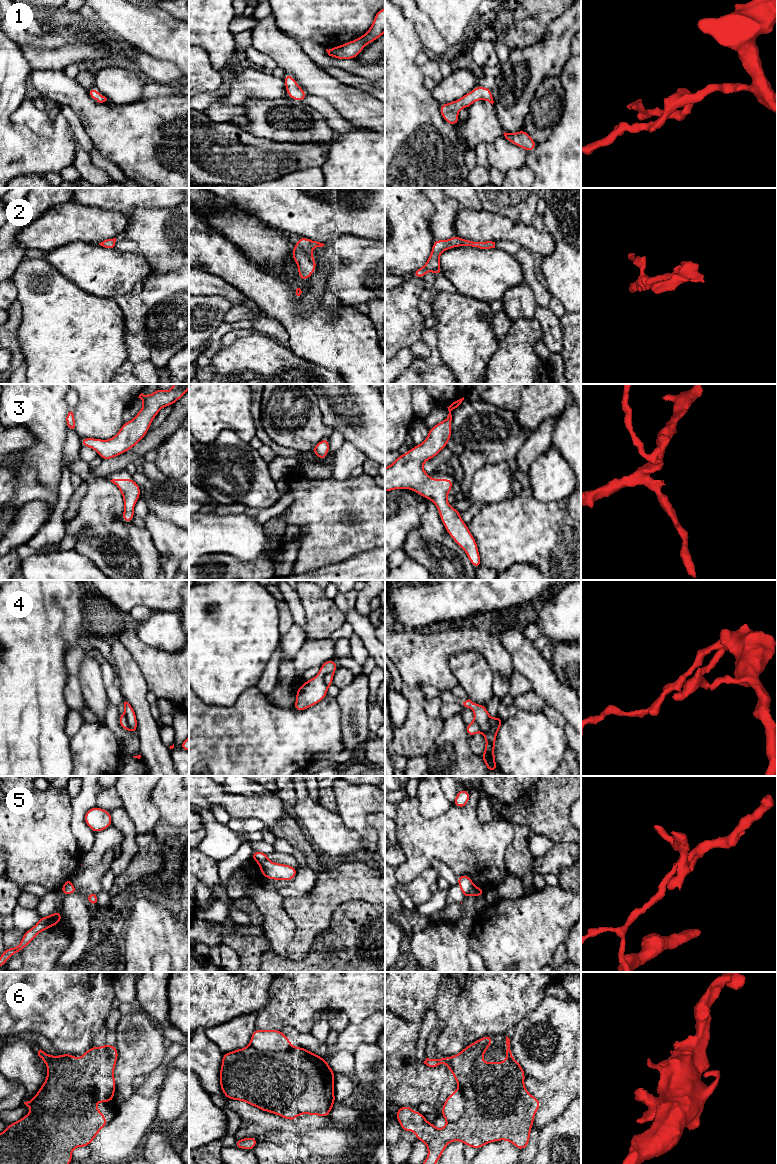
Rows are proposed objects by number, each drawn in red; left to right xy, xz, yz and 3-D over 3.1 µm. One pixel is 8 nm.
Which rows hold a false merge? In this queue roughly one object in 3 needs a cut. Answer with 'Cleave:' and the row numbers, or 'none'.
Cleave: 4, 5

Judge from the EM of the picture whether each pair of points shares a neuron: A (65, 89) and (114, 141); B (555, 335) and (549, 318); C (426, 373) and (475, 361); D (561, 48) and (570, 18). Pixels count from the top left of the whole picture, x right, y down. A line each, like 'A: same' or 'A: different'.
A: same
B: same
C: different
D: same

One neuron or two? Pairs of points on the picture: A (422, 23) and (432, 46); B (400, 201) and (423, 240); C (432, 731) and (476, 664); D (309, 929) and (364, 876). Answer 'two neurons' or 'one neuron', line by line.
A: one neuron
B: one neuron
C: two neurons
D: one neuron

